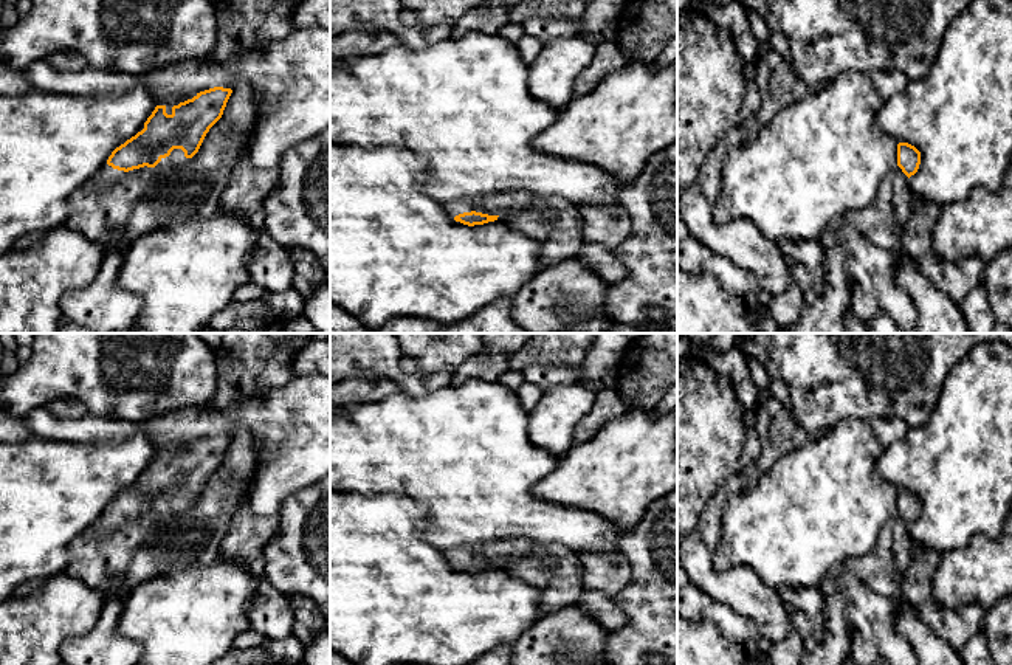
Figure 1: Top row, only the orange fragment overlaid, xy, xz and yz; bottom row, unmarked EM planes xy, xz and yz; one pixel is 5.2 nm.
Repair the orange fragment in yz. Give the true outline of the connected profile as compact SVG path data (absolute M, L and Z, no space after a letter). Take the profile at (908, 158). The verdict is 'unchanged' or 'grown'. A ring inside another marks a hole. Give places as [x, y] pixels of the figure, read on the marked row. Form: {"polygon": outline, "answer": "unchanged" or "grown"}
{"polygon": "M897 144L897 167L882 181L877 198L868 206L845 214L846 222L871 243L899 251L904 226L911 215L913 192L908 178L921 164L921 152L908 144Z", "answer": "grown"}

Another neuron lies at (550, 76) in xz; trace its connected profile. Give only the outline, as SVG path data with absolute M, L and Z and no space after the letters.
M570 36L542 45L538 57L528 65L528 88L535 99L563 109L573 95L577 76L590 64L595 43Z

